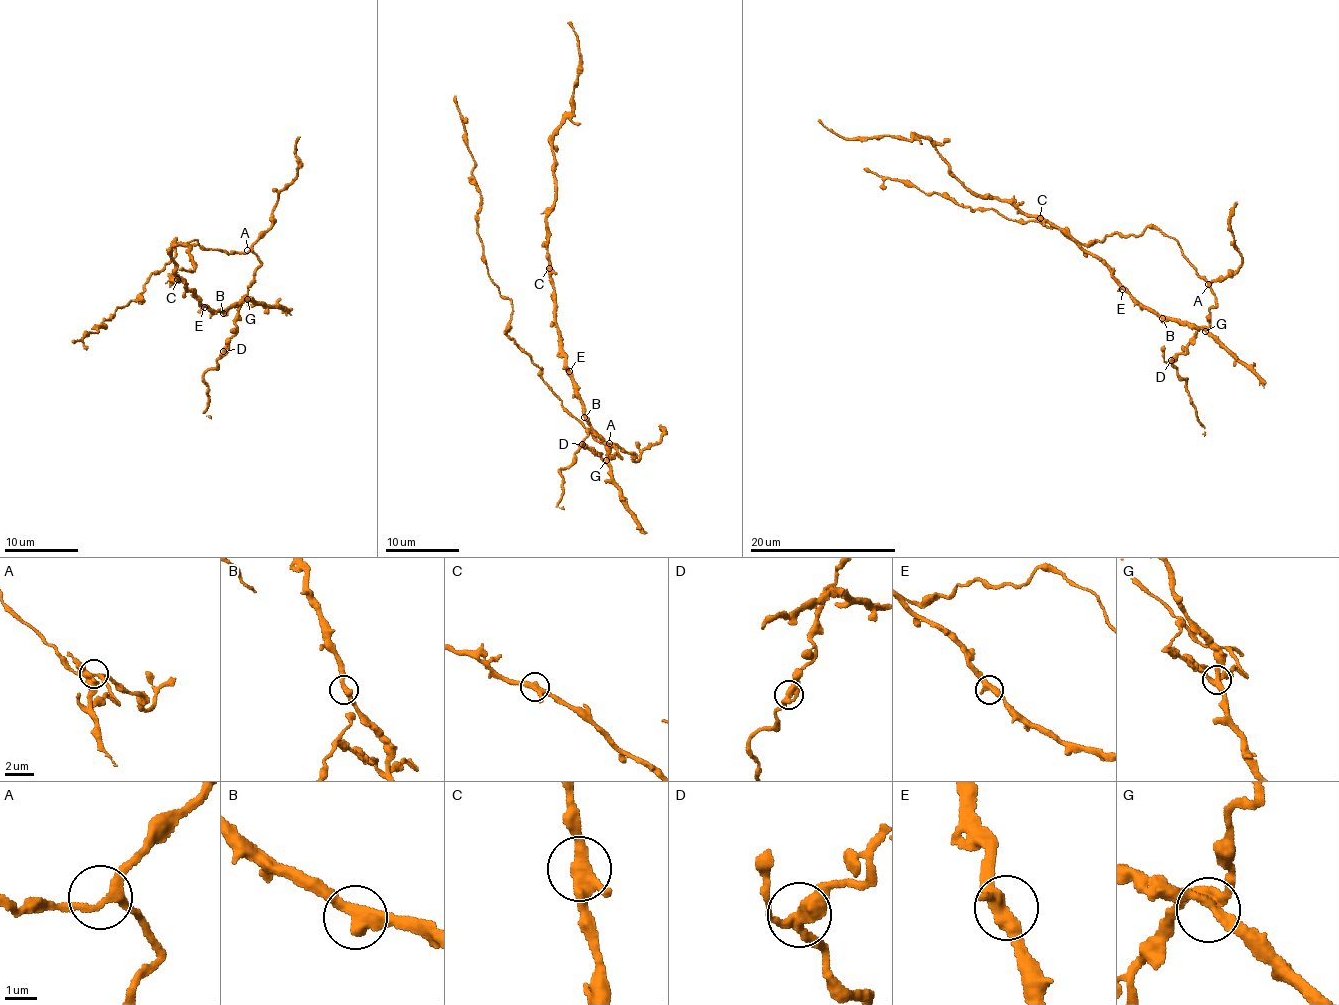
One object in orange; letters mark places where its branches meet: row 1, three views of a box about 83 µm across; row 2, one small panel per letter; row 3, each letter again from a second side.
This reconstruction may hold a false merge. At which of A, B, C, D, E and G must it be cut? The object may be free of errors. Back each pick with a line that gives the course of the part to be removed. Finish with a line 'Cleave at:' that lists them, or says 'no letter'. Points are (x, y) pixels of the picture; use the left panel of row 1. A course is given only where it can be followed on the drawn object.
Cleave at: no letter

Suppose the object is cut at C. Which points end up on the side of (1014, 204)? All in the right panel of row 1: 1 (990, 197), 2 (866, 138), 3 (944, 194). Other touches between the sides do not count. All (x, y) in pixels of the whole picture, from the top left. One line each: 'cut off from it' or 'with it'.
1: with it
2: with it
3: cut off from it

